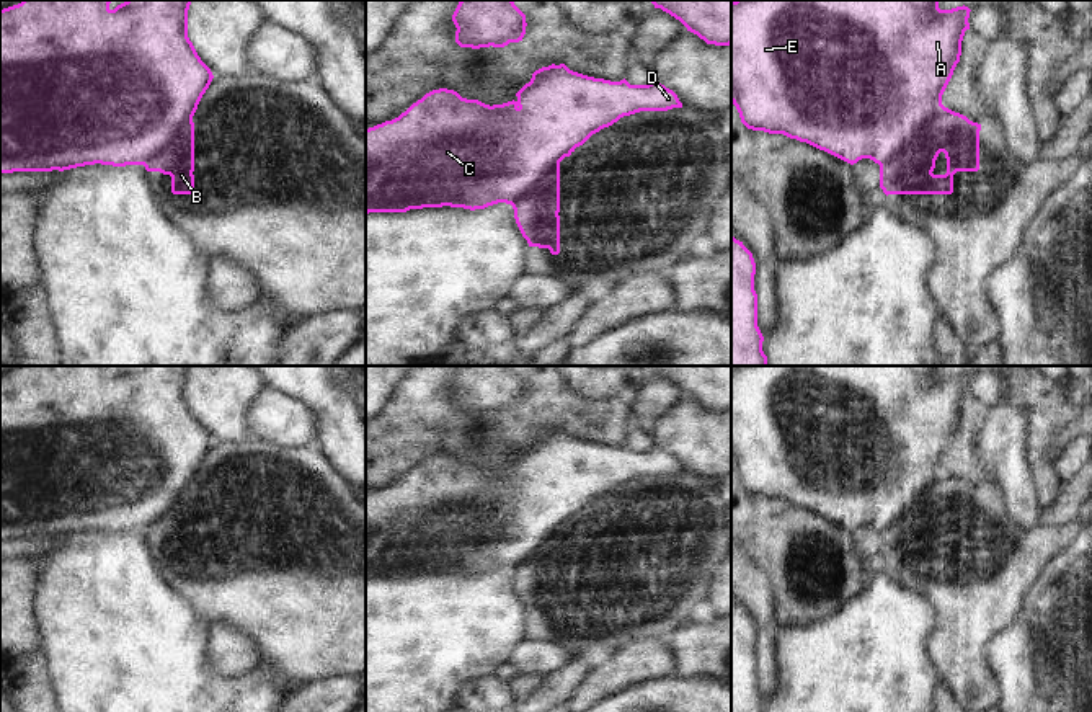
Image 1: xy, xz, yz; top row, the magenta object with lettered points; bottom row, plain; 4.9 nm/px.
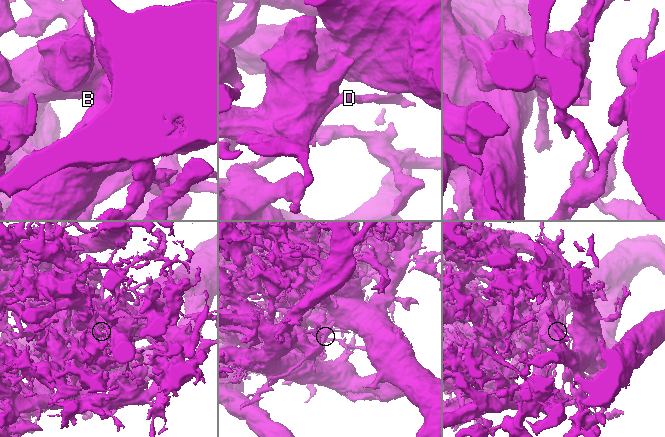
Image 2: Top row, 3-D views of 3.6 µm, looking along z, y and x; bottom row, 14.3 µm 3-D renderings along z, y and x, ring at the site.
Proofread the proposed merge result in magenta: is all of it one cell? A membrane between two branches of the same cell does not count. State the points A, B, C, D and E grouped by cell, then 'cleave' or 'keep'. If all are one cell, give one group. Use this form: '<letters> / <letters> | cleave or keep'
A C D E / B | cleave

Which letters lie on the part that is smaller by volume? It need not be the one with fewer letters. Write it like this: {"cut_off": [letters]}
{"cut_off": ["B"]}

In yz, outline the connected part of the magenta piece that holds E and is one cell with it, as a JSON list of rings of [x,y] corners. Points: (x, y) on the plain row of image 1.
[[[735,366],[731,367],[731,469],[748,495],[783,500],[850,531],[870,524],[883,532],[903,519],[930,485],[945,474],[942,461],[960,428],[961,407],[965,397],[970,395],[970,377],[965,371],[940,376],[939,366]]]

